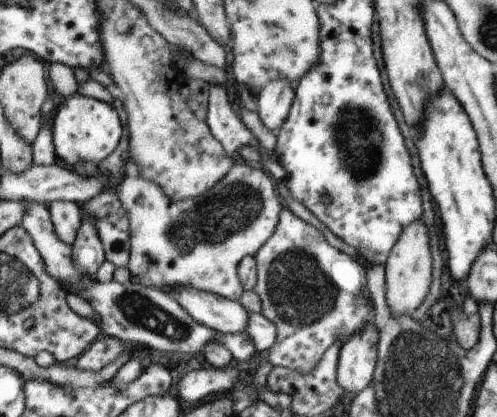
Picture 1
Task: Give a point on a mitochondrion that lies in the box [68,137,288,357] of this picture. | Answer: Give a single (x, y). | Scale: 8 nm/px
(232, 209)

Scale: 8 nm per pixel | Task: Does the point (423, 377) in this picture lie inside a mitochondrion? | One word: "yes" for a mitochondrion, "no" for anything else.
yes

